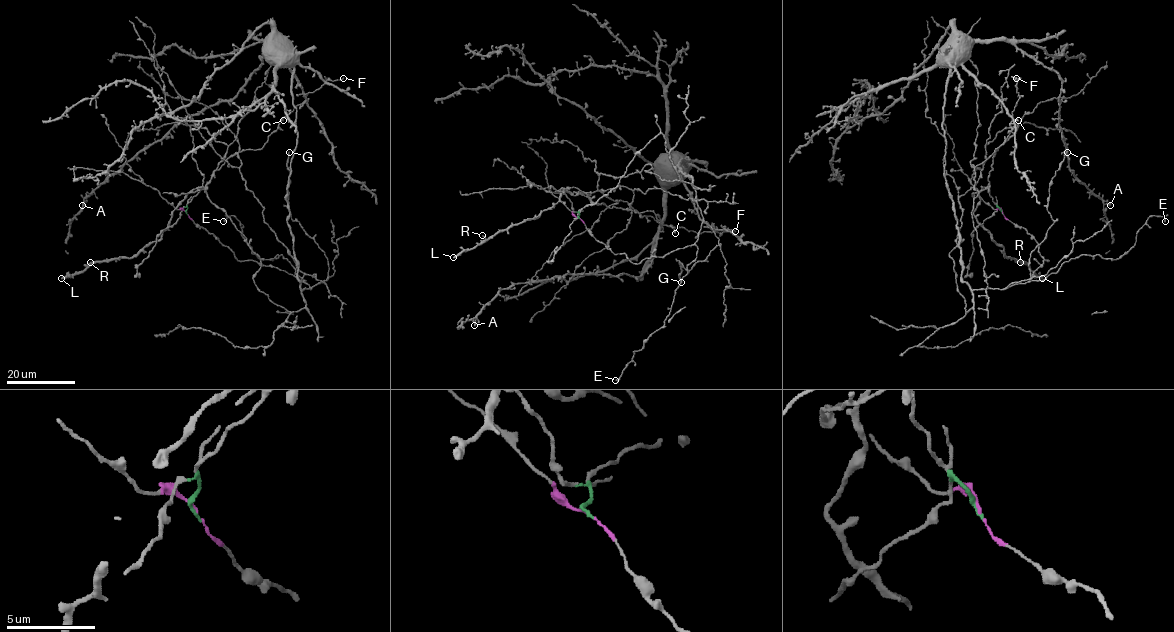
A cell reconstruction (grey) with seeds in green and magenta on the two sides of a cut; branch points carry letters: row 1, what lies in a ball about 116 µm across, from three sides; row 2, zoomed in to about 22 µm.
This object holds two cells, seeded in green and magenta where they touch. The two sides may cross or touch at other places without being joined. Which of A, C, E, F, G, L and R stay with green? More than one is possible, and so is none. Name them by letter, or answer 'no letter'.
C, F, L, R

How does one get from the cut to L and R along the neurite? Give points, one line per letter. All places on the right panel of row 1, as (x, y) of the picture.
L: (1002, 213), (983, 188), (973, 215), (1008, 258), (1025, 262), (1042, 278)
R: (1002, 213), (983, 188), (973, 215), (1008, 258), (1021, 262)

